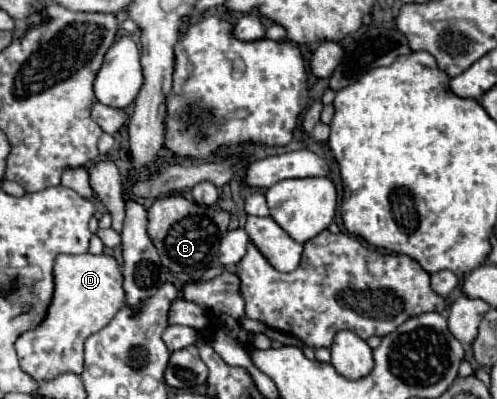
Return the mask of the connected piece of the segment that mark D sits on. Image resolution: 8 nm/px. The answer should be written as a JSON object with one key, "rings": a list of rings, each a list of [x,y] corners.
{"rings":[[[58,255],[54,265],[56,289],[48,317],[16,341],[16,353],[22,369],[34,379],[54,379],[60,373],[82,373],[84,341],[106,327],[110,319],[126,305],[122,287],[124,275],[112,255]]]}

